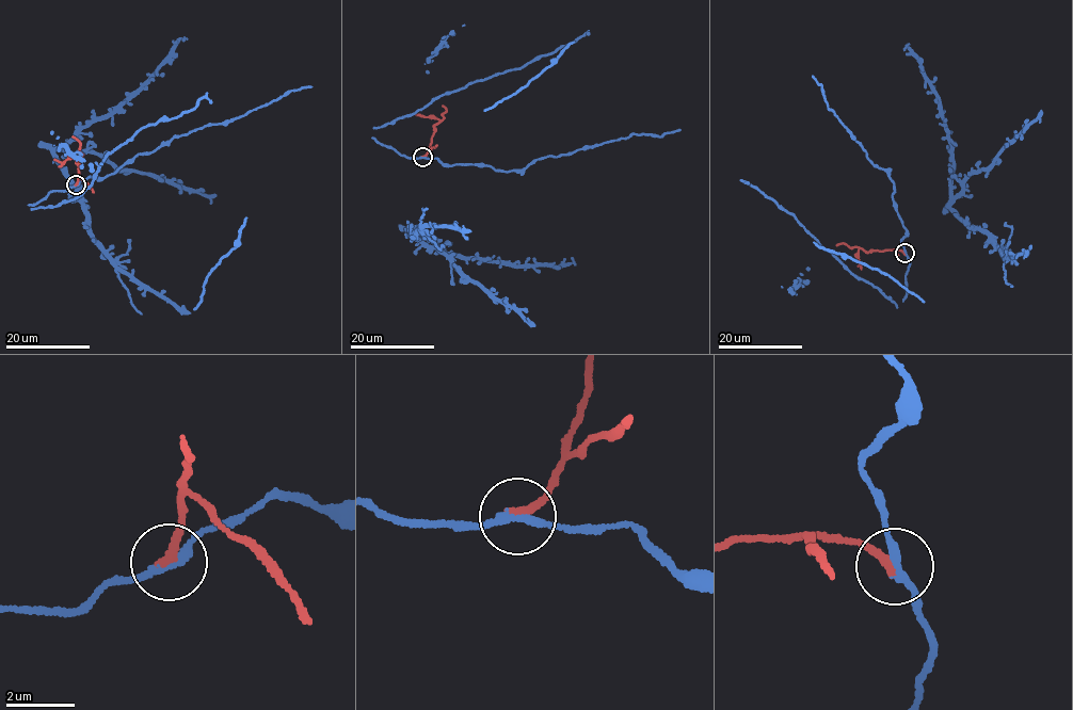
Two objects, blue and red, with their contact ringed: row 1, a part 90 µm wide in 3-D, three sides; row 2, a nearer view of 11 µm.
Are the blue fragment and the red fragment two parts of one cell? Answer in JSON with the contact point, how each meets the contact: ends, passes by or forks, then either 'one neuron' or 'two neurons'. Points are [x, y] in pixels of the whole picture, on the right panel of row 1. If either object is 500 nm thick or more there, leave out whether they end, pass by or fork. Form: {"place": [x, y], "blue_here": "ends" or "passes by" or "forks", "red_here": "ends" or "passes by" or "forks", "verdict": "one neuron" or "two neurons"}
{"place": [905, 253], "blue_here": "passes by", "red_here": "ends", "verdict": "two neurons"}

